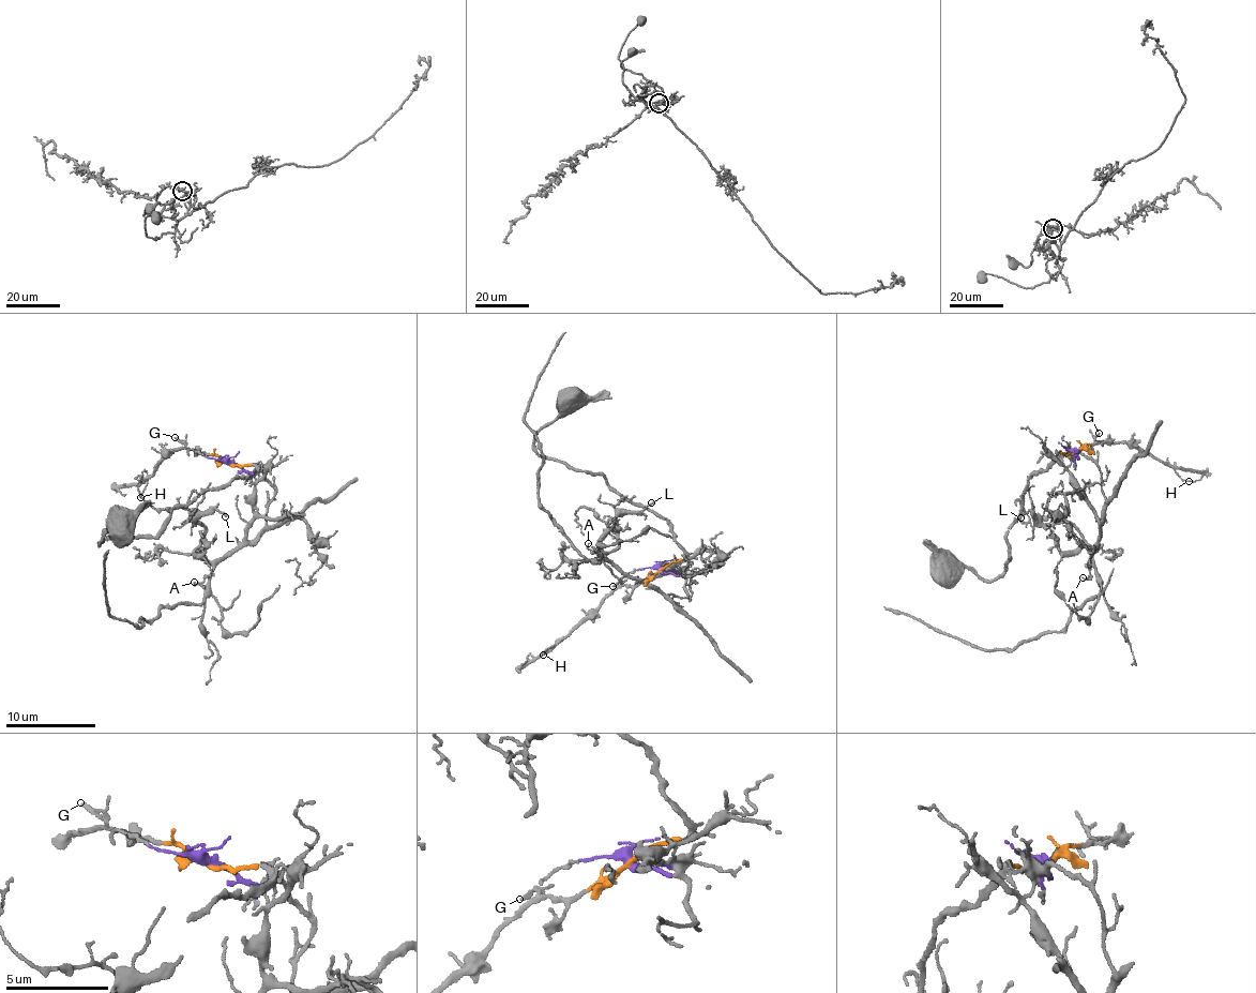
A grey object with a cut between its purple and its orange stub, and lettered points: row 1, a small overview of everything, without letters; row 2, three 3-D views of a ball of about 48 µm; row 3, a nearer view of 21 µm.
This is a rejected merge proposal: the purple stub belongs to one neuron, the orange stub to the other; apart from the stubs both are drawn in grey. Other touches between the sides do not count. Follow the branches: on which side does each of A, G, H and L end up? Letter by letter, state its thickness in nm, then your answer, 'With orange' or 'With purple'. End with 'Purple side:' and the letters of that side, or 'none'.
A: Thickness 120 nm. With purple
G: Thickness 120 nm. With orange
H: Thickness 120 nm. With orange
L: Thickness 130 nm. With purple
Purple side: A, L

